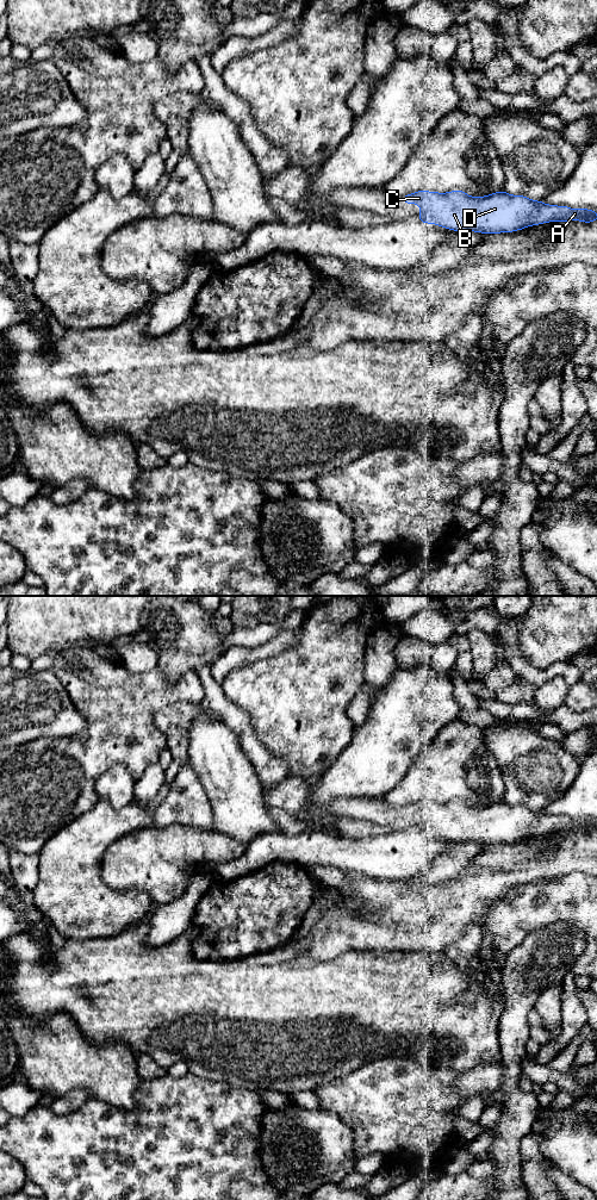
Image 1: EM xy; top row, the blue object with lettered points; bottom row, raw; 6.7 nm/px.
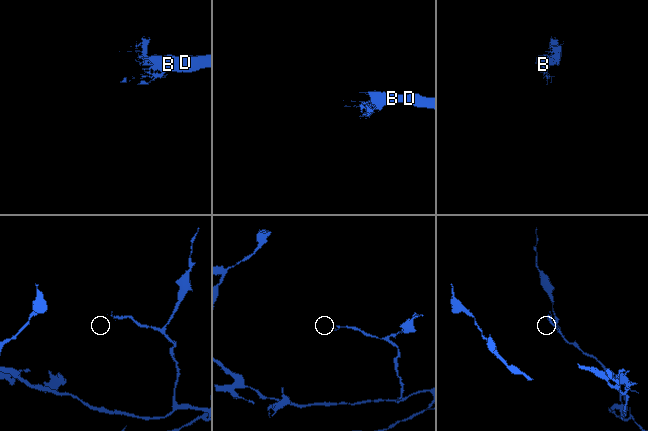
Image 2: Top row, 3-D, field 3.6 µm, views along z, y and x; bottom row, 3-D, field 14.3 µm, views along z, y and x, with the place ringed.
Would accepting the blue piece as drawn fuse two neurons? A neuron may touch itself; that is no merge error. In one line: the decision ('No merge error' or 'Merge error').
No merge error

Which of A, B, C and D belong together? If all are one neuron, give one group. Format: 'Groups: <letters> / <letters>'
Groups: A B C D

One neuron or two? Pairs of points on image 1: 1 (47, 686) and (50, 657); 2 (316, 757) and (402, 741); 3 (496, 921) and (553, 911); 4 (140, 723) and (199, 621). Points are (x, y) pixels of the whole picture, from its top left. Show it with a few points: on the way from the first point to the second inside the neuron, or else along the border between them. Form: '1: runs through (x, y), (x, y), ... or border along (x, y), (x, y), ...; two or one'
1: border along (31, 667), (50, 669), (66, 690); two
2: border along (354, 727), (349, 744), (323, 773); two
3: runs through (510, 920), (521, 911), (539, 911); one
4: border along (157, 667), (168, 682), (193, 671); two

